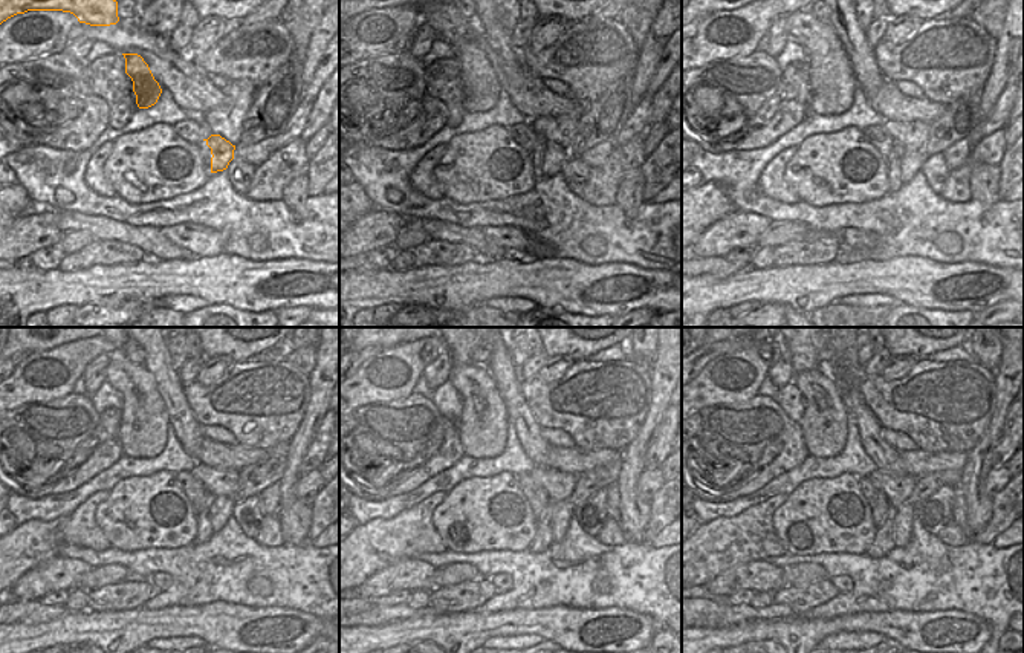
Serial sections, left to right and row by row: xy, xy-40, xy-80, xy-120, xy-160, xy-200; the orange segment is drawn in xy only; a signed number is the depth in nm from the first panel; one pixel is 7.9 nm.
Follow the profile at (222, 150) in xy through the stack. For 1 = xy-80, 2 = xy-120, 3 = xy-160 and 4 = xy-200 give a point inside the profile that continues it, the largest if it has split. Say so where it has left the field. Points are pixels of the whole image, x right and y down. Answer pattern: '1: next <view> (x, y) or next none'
1: next xy-80 (911, 162)
2: next xy-120 (220, 510)
3: next xy-160 (563, 511)
4: next xy-200 (905, 513)

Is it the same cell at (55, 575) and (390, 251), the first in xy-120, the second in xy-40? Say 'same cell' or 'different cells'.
different cells

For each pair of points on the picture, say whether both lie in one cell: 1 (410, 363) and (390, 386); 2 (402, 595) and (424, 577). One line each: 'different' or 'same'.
1: same
2: different

